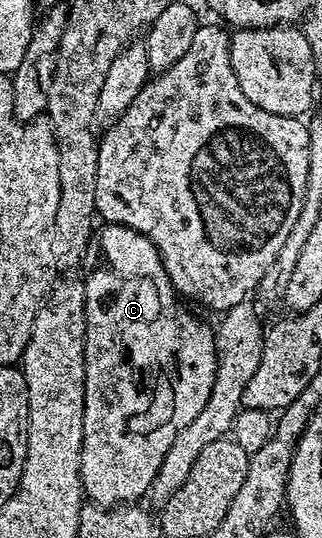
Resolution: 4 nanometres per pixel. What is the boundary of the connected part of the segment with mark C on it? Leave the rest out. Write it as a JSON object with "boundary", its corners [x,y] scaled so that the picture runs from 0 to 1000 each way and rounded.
{"boundary":[[[329,416],[301,429],[298,465],[301,457],[317,481],[261,517],[267,697],[248,885],[264,924],[289,939],[351,944],[457,924],[534,818],[621,773],[658,729],[652,712],[671,706],[677,638],[668,615],[562,569],[469,442],[394,420]]]}

